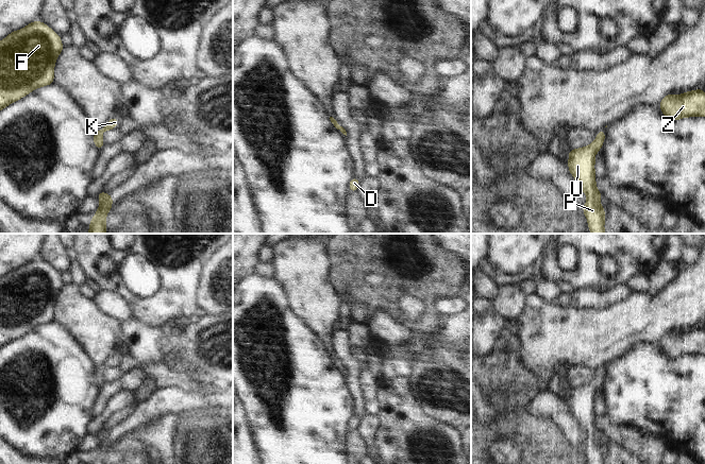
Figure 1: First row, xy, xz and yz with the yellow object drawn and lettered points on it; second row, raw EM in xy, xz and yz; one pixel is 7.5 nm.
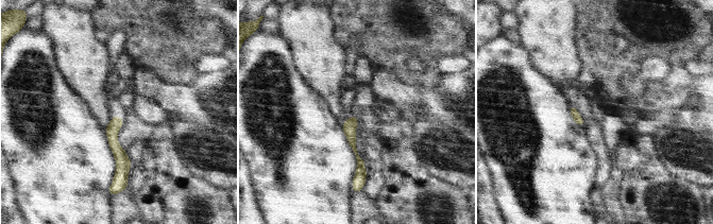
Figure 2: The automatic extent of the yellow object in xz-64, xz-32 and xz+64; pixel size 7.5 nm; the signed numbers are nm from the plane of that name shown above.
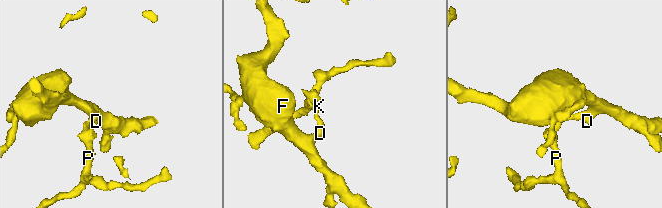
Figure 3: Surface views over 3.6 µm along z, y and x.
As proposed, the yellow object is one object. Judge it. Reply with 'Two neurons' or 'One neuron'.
One neuron.

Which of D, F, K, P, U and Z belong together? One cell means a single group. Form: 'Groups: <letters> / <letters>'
Groups: D F K P U Z

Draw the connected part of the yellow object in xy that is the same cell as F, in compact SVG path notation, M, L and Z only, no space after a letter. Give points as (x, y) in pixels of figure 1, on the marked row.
M33 21L0 41L0 110L37 87L53 84L55 61L65 47L61 36L41 21Z

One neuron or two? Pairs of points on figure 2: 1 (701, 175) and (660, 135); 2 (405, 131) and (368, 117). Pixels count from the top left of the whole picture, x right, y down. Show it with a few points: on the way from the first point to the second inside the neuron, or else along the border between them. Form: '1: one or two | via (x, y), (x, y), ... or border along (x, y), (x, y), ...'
1: one | via (691, 165), (671, 144)
2: one | via (395, 131), (384, 131), (377, 126)

